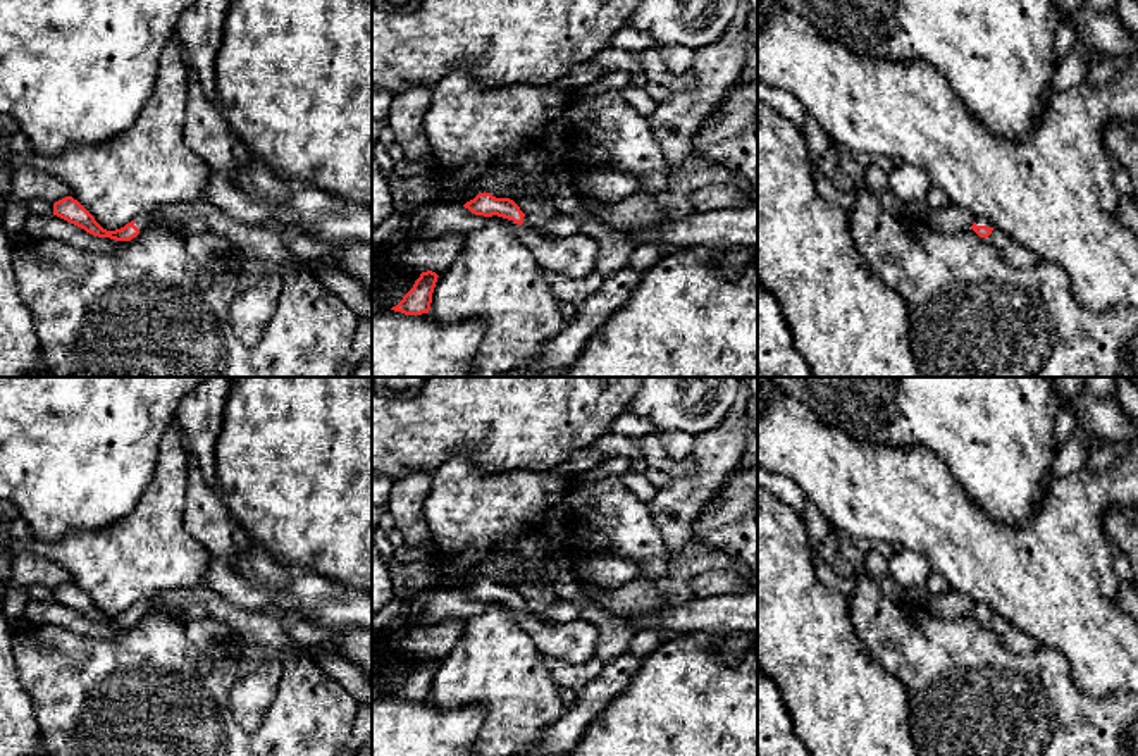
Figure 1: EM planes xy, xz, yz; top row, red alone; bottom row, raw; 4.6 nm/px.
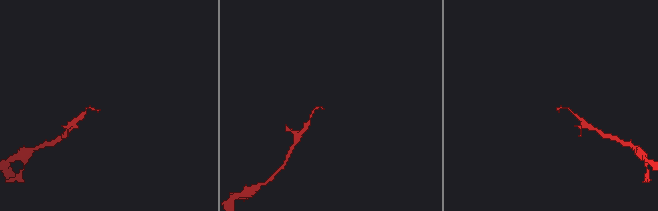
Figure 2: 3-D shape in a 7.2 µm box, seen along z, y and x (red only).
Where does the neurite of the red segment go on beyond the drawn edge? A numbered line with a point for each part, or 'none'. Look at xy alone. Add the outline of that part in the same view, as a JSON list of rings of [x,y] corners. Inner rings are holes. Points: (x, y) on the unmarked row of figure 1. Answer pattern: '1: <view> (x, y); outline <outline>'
1: xy (150, 605); outline [[[155,598],[139,599],[134,604],[134,611],[139,615],[139,618],[148,615],[148,613],[164,613],[164,615],[172,617],[174,620],[177,620],[181,615],[188,613],[188,610],[182,606],[165,604]]]

